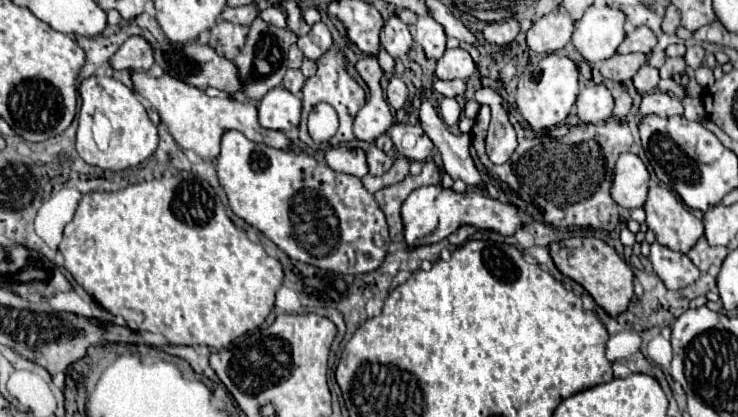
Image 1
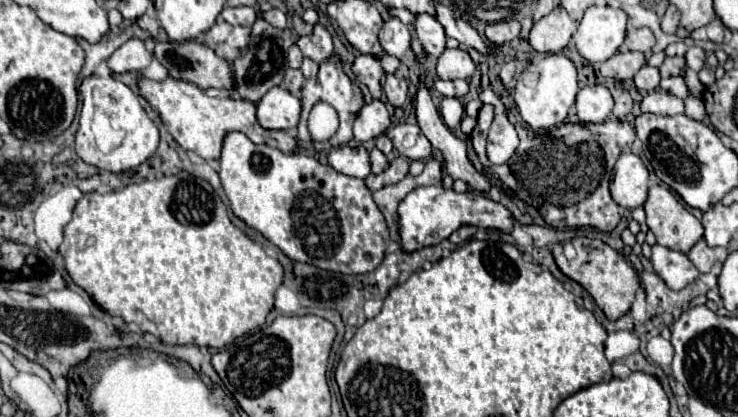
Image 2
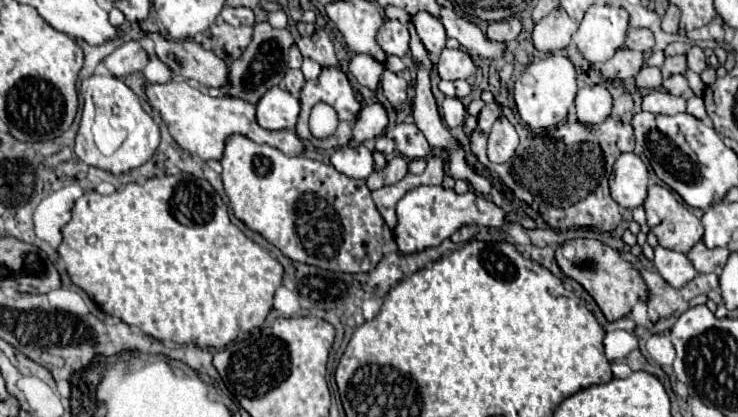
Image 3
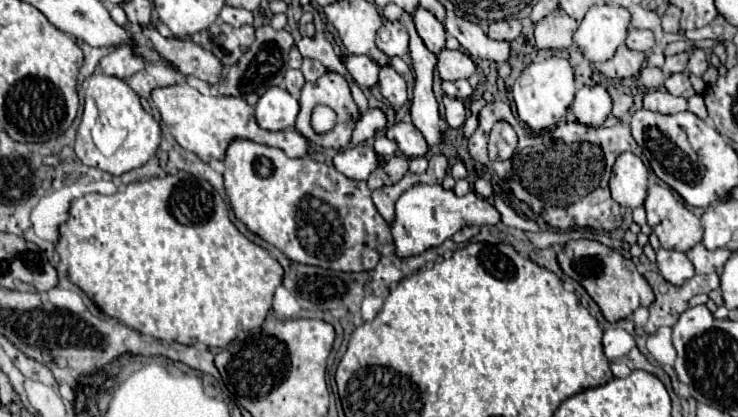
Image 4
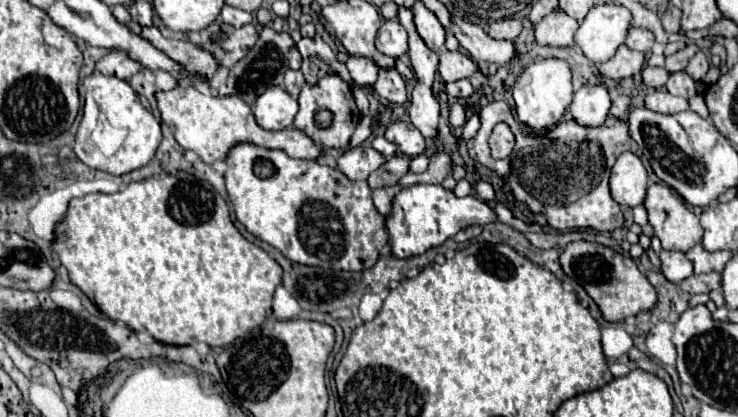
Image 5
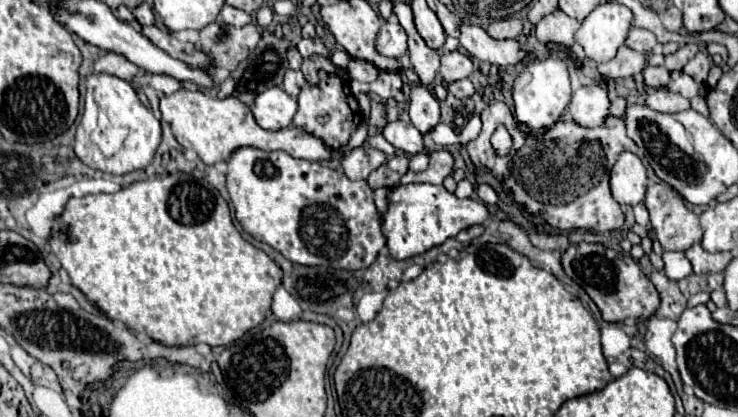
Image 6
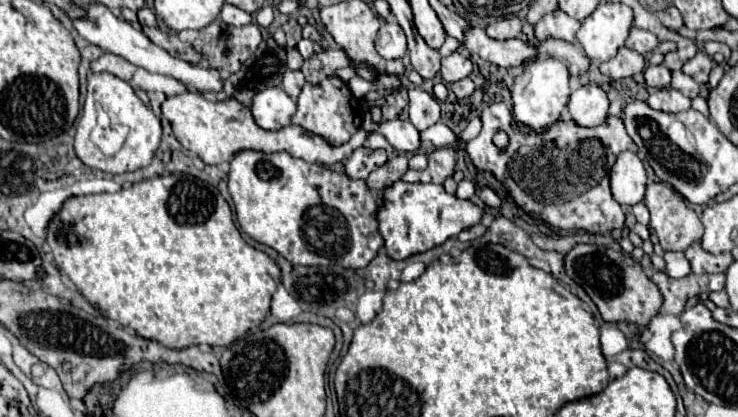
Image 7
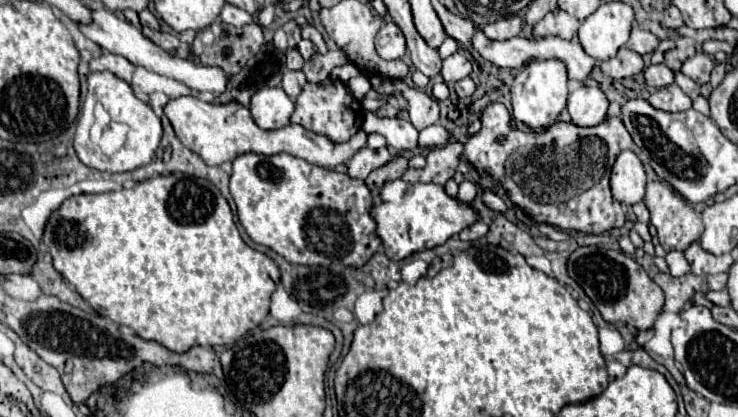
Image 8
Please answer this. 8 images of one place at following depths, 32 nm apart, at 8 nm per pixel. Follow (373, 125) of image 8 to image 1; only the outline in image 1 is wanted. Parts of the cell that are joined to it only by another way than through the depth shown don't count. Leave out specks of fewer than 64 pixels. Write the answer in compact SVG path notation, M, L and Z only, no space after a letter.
M394 124L388 134L390 134L394 146L398 148L398 152L404 154L410 160L424 162L424 160L432 158L432 152L436 150L434 144L432 144L432 140L420 128L420 124L418 126Z

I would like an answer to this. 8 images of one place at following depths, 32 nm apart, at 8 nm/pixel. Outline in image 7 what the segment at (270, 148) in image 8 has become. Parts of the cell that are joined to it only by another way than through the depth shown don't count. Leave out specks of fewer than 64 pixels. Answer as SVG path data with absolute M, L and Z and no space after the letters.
M182 92L176 96L170 96L162 102L162 114L164 118L170 122L174 136L178 138L178 142L186 148L196 152L206 164L220 164L220 162L230 162L232 156L240 150L258 150L258 152L288 152L294 158L302 158L306 162L318 162L318 164L334 164L334 162L342 162L346 160L356 148L360 148L366 142L368 132L364 132L364 128L360 128L346 144L336 146L336 148L328 148L328 142L316 134L310 134L306 130L302 130L300 126L286 126L280 130L264 130L260 128L254 118L250 108L246 108L244 104L240 104L238 100L224 100L224 102L216 102L216 100L206 100L200 92Z

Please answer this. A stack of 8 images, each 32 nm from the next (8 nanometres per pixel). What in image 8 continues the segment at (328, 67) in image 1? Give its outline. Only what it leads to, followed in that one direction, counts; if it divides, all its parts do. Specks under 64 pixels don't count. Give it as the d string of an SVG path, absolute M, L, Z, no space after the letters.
M338 78L336 82L334 80L326 80L326 82L320 82L320 84L306 84L296 100L296 110L290 118L292 124L300 124L304 126L306 130L310 132L316 132L316 134L324 134L328 136L332 142L346 142L350 140L350 136L354 136L358 132L358 128L362 126L362 118L364 118L364 108L360 104L360 100L356 100L346 84L342 84Z

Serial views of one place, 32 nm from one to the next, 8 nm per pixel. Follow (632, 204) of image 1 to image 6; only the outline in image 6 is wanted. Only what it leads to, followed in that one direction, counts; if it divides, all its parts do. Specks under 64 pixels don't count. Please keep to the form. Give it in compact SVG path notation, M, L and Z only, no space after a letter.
M622 152L610 170L610 189L622 206L636 206L646 194L646 168L632 152Z

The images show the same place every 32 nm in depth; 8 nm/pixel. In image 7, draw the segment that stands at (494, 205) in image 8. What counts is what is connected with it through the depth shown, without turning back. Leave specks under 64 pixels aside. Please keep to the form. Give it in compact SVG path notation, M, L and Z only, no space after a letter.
M488 186L480 188L480 200L486 204L486 206L492 206L492 208L500 208L502 206L502 200L496 196L496 192Z

